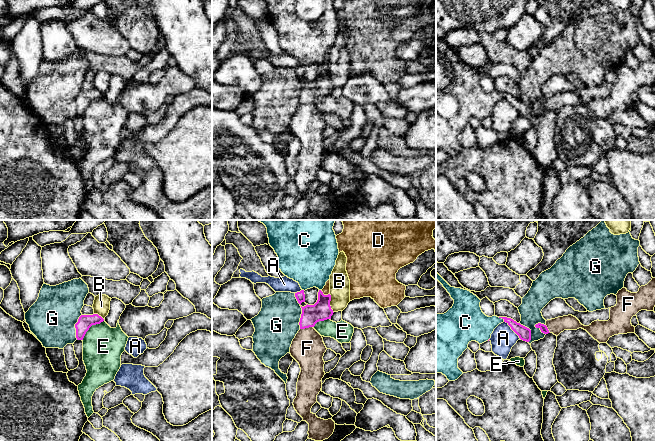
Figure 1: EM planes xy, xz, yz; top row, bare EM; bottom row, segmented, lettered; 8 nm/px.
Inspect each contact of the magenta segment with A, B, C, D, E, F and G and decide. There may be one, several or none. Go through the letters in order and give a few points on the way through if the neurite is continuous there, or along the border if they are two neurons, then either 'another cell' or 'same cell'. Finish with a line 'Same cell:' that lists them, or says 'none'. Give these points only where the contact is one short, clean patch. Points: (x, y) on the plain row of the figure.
A: border along yz (504, 97), (520, 114); another cell
B: border along xz (329, 70), (330, 84), (333, 88); another cell
C: runs through yz (524, 109), (510, 97), (501, 93), (488, 100), (471, 100); same cell
D: border along xz (320, 66), (324, 70), (329, 70); another cell
E: border along xy (104, 96), (93, 100), (82, 116); another cell
F: runs through xz (311, 90), (306, 103), (307, 124); same cell
G: border along xy (81, 90), (75, 100), (76, 115); another cell
Same cell: C, F

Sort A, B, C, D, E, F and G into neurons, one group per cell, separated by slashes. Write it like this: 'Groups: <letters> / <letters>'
Groups: A / B / C F / D / E / G

